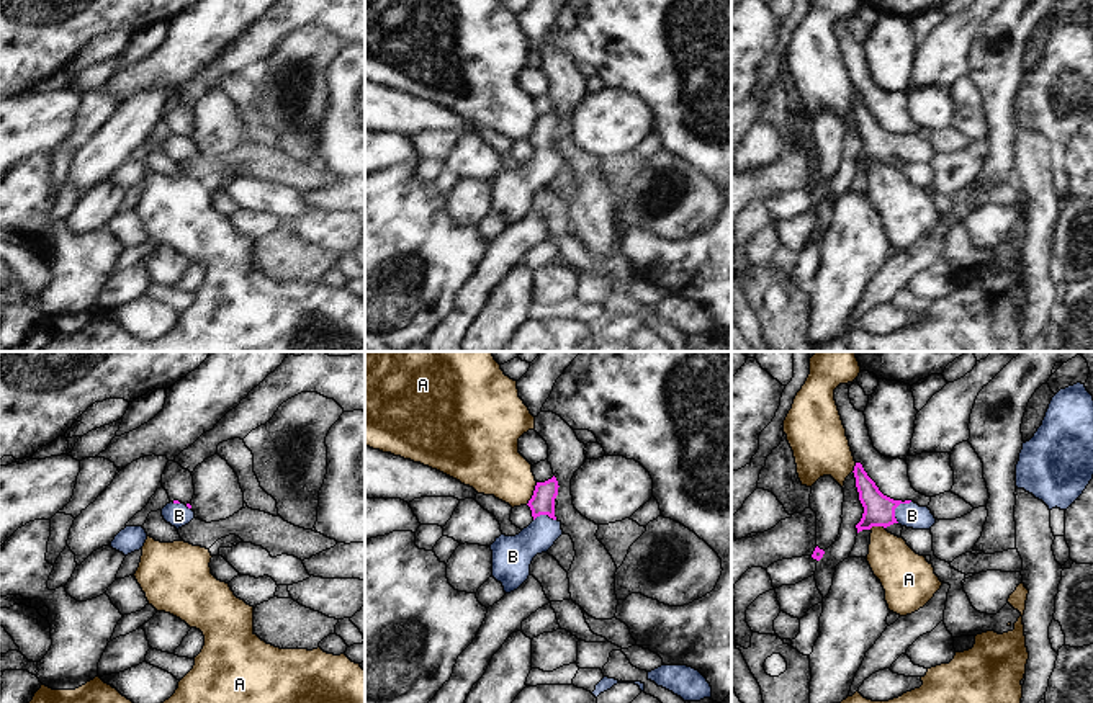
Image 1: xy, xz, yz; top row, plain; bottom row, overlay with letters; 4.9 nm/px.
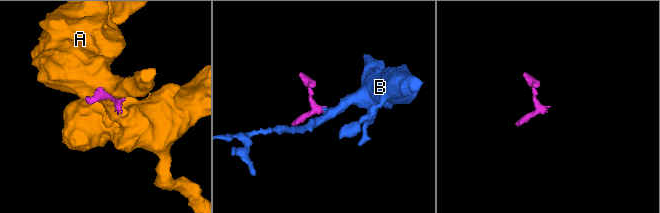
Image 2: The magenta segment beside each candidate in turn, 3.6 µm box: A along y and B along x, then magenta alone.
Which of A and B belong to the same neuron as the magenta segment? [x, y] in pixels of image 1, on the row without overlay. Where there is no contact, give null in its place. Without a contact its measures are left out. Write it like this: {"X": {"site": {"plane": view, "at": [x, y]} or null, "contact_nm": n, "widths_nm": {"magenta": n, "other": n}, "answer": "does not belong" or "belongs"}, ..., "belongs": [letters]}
{"A": {"site": {"plane": "xz", "at": [534, 128]}, "contact_nm": 130, "widths_nm": {"magenta": 120, "other": 280}, "answer": "does not belong"}, "B": {"site": {"plane": "yz", "at": [895, 141]}, "contact_nm": 130, "widths_nm": {"magenta": 160, "other": 120}, "answer": "belongs"}, "belongs": ["B"]}

